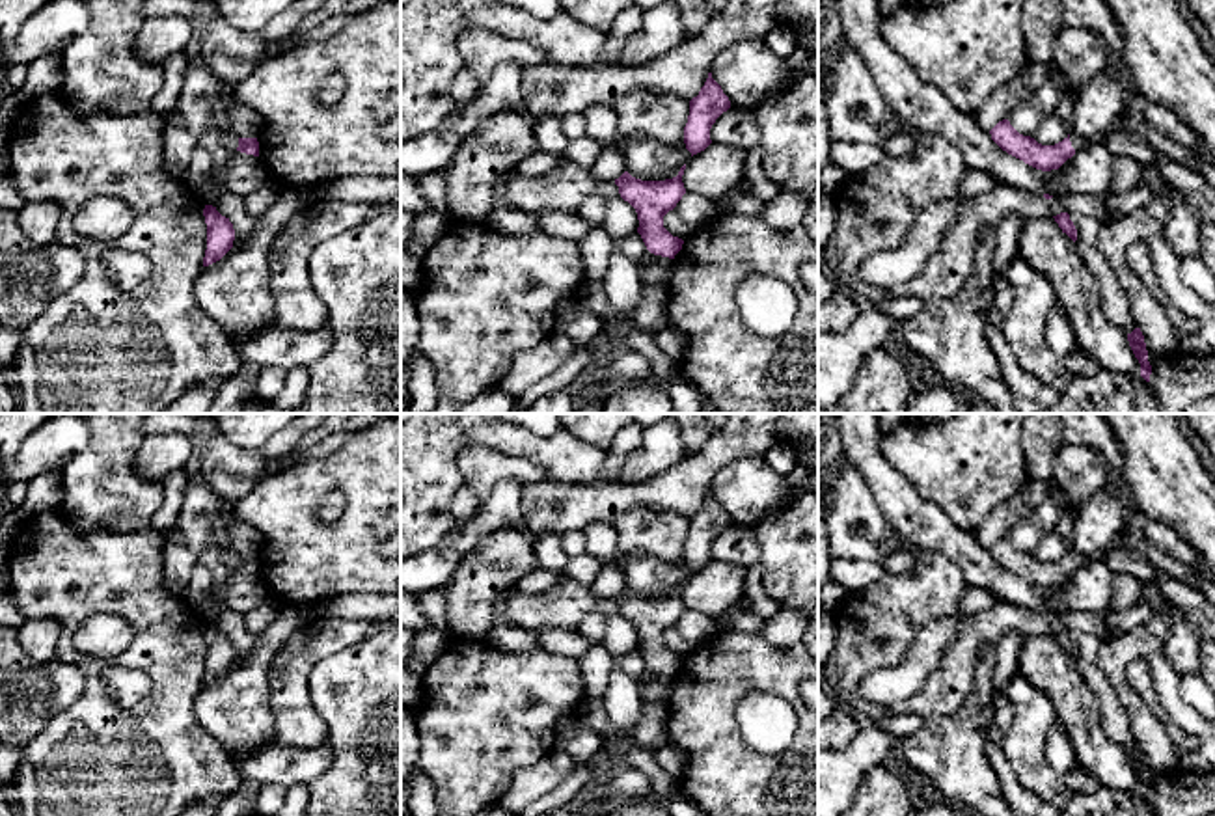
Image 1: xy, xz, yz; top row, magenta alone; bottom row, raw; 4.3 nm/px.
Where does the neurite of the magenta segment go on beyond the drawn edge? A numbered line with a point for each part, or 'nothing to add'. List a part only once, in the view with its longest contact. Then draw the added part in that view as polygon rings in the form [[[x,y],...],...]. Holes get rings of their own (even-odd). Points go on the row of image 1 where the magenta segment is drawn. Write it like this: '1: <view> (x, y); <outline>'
1: yz (1161, 144); [[[1124,110],[1105,132],[1092,138],[1083,138],[1072,132],[1070,142],[1075,151],[1081,151],[1092,143],[1105,143],[1105,140],[1114,130],[1131,130],[1142,136],[1154,147],[1155,155],[1165,155],[1187,168],[1191,168],[1198,158],[1198,153],[1187,151],[1185,147],[1178,145],[1168,136],[1157,132],[1142,116],[1129,110]]]

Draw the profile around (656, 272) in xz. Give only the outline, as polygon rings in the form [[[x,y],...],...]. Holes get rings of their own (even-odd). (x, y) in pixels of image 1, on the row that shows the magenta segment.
[[[654,255],[645,266],[639,266],[639,279],[643,287],[662,287],[667,289],[667,283],[673,274],[673,259]]]

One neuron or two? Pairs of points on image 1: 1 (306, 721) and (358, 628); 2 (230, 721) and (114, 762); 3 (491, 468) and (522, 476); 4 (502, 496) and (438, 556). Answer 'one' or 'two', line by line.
1: one
2: two
3: one
4: one

